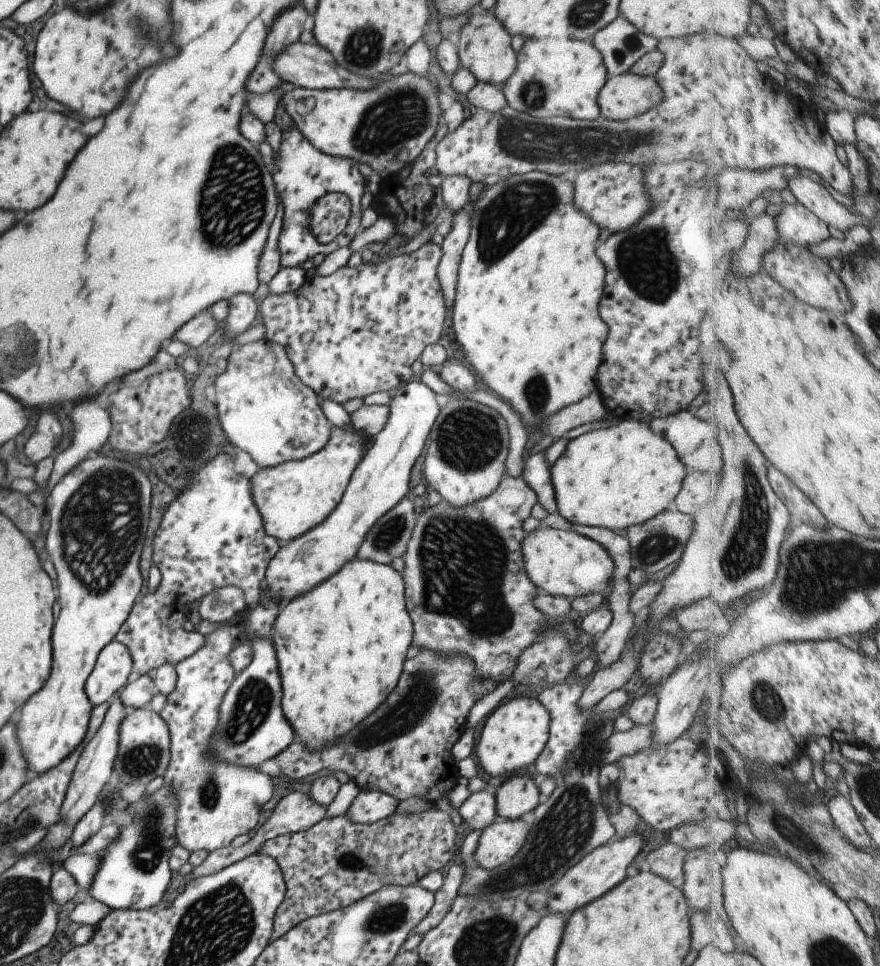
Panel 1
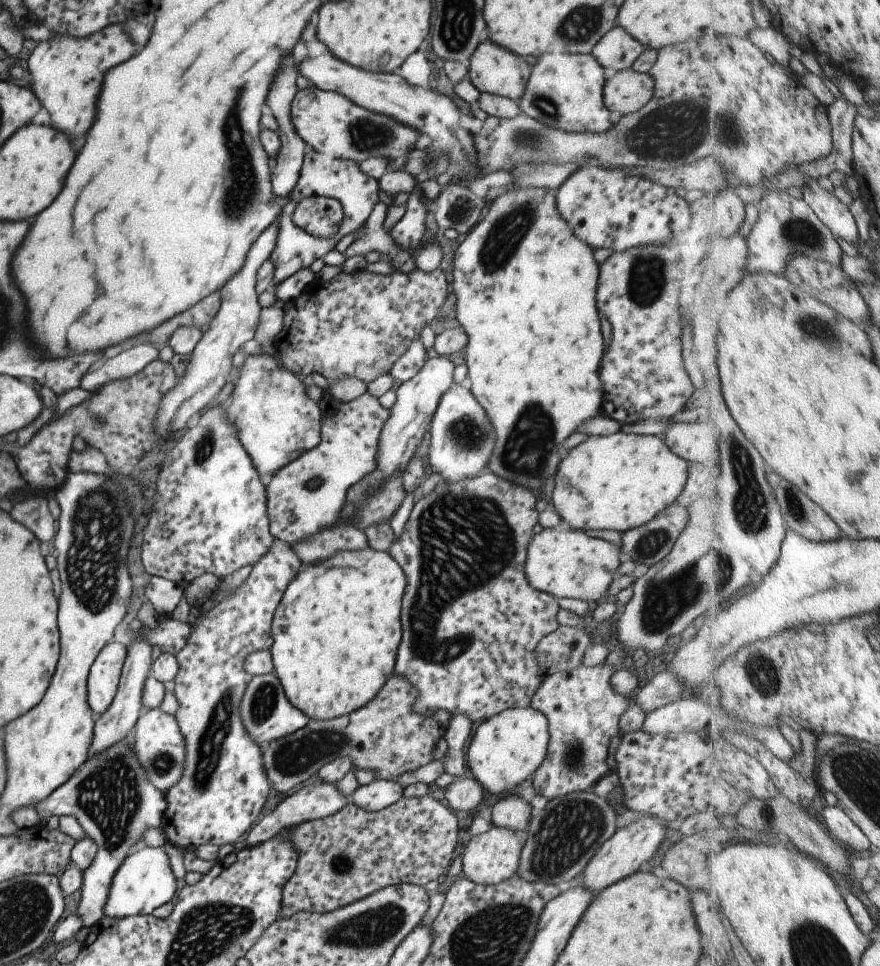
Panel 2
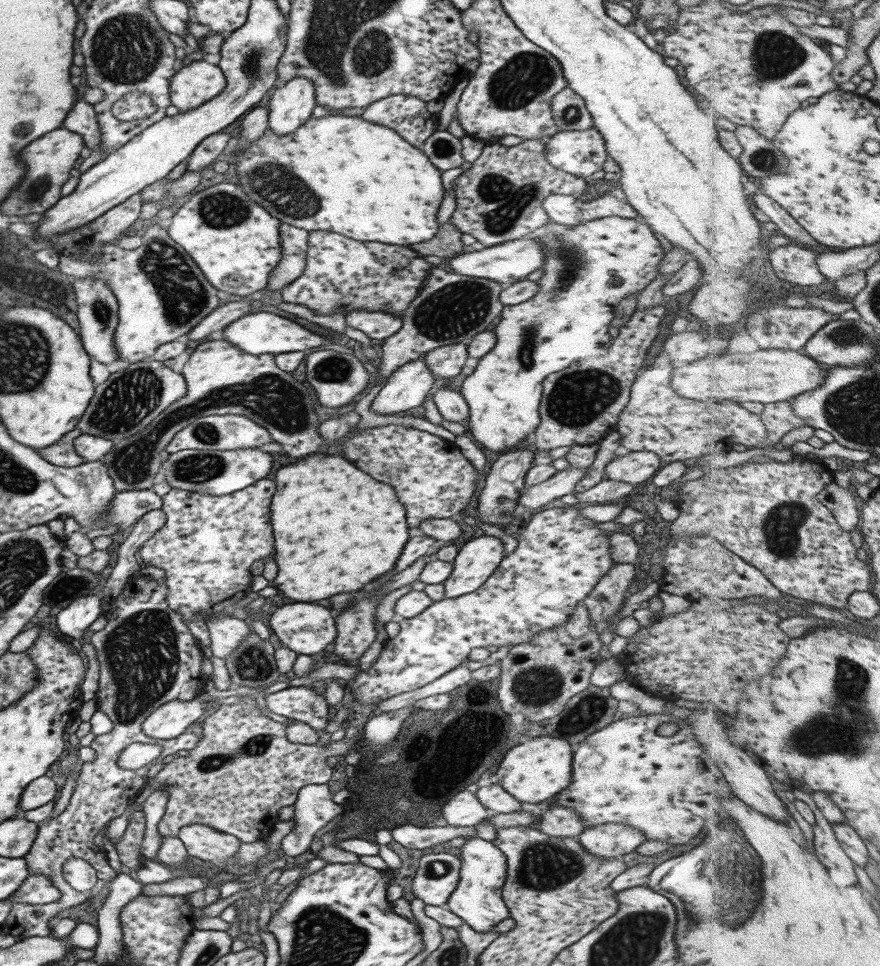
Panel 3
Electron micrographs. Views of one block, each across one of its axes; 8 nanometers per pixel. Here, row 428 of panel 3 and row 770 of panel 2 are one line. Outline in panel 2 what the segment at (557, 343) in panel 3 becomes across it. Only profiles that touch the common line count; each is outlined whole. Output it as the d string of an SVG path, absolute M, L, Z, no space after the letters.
M530 706L505 709L487 717L473 732L467 748L467 768L484 792L509 794L541 764L547 743L548 722L543 714Z

